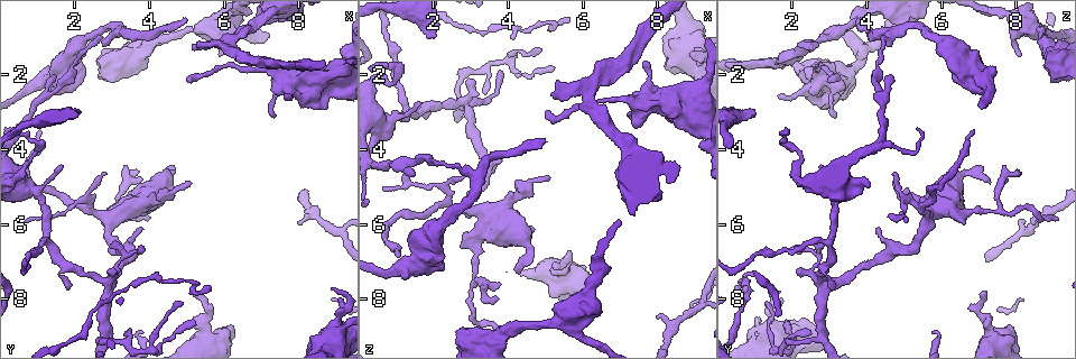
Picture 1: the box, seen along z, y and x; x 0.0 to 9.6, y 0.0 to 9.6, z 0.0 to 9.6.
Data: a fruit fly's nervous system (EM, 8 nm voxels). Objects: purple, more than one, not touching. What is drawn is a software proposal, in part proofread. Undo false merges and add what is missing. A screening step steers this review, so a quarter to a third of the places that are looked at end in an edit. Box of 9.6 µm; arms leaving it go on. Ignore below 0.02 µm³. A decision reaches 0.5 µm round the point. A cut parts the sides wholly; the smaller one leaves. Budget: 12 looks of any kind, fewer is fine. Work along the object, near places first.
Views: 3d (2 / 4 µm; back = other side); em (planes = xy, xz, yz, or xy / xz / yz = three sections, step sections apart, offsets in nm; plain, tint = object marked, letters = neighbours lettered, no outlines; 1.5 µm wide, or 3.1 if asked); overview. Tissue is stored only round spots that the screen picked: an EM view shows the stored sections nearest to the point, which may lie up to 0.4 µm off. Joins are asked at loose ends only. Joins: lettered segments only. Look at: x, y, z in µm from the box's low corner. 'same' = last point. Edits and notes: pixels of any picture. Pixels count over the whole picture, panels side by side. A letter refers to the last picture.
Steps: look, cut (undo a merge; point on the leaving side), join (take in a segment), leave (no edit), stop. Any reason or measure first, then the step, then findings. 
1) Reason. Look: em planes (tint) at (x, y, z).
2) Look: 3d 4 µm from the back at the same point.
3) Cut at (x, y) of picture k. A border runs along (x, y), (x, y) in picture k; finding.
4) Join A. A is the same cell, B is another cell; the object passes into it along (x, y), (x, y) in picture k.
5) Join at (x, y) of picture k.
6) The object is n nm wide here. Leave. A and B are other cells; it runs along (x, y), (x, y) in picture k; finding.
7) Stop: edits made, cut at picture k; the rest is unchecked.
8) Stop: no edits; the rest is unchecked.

Sharp bend. Look: em planes (letters) at (3.10, 0.90, 4.75).

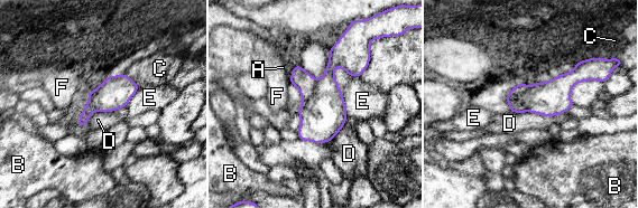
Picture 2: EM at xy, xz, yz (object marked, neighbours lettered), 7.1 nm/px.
The object is 220 nm wide here. Cut at (549, 98) of picture 2. A, B, C, D, E and F are other cells; a second cell is stuck on.

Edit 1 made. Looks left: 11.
Look: overview.

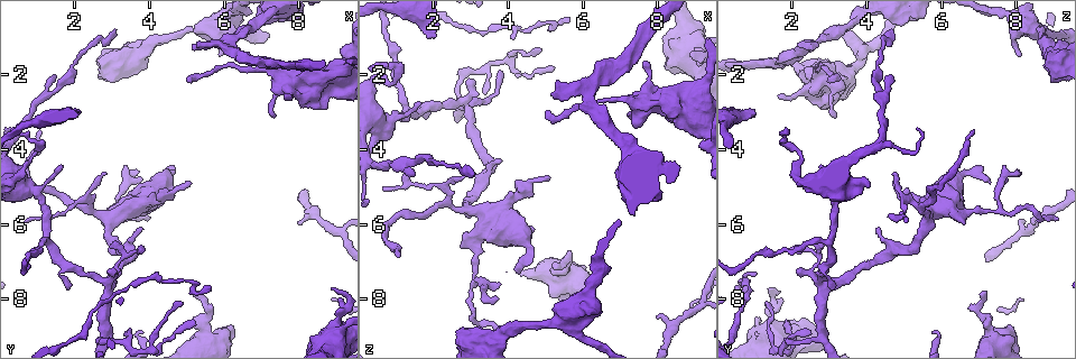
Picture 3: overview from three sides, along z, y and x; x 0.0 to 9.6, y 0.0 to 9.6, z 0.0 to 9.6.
Look: 3d 2 µm at (2.00, 2.95, 1.00).

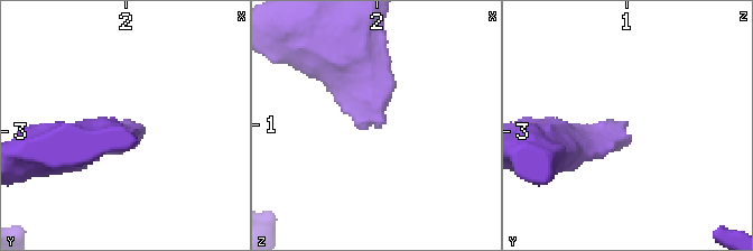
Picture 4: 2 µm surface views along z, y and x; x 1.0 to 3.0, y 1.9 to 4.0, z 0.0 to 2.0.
Look: em planes (letters) at (2.02, 2.88, 0.98).

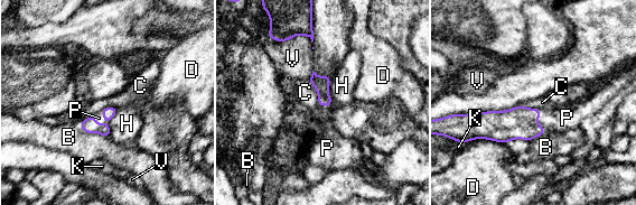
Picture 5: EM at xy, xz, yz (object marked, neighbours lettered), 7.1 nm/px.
The longest contact is with D, 260 nm. Join P. P is the same cell, B, C, D, H, K and V are other cells; it goes on there.

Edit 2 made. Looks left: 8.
Look: overview.

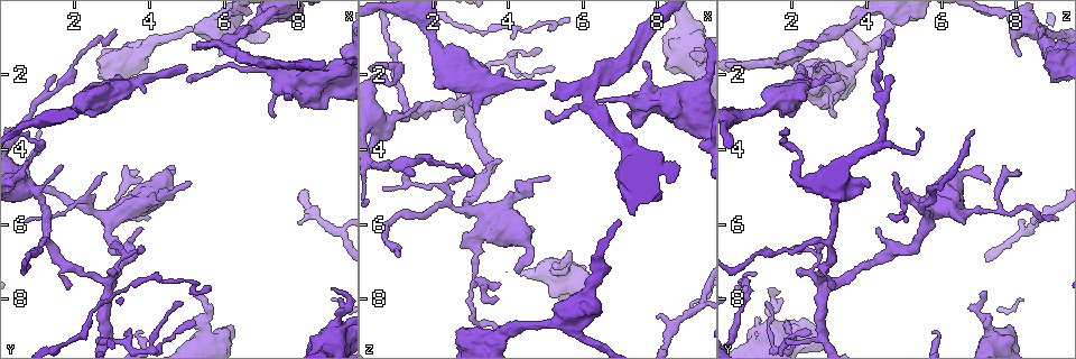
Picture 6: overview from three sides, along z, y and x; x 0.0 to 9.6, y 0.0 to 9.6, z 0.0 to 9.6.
Calibre changes. Look: 3d 4 µm at (7.10, 1.80, 2.60).

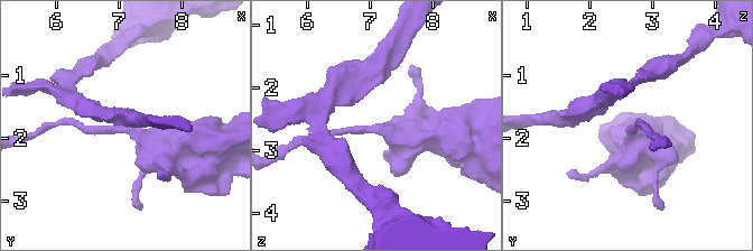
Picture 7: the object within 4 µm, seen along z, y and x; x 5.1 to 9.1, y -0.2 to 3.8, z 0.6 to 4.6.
Look: em planes (plain) at (7.10, 1.85, 2.65).

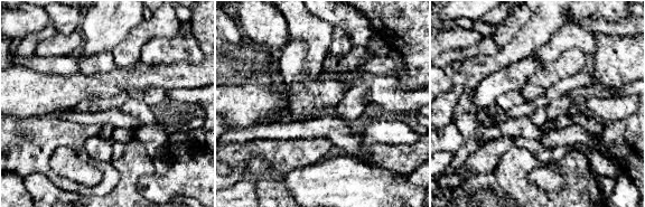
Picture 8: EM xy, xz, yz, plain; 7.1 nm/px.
See the neighbours. Look: em planes (letters) at the same point.

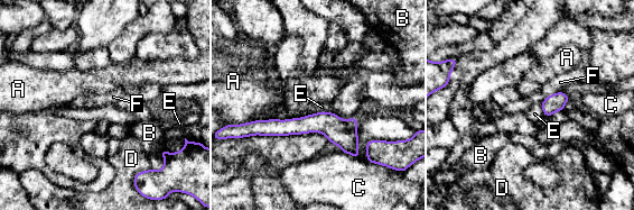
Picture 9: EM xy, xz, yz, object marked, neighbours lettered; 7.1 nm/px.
Leave. A, B, C, D, E and F are other cells; a border runs along (559, 91), (549, 94), (541, 103) in picture 9; continuous, no second cell.

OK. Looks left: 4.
Branch stops here. Look: em xz step 8 (tint) at (5.20, 1.30, 2.55).

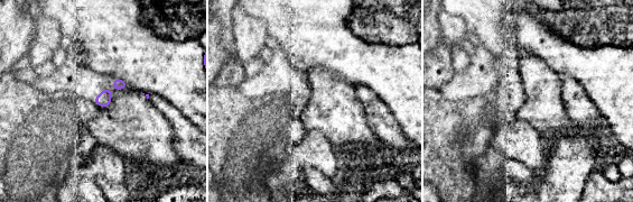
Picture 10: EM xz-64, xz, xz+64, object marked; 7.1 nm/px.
Look: em planes (letters) at the same point.

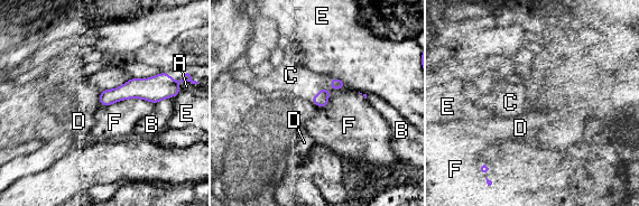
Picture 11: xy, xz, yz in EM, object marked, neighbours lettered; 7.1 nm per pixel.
The object is 100 nm wide here. Join C. C is the same cell, A, B, D, E and F are other cells; the cell continues.

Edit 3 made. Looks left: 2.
An open end. Look: 3d 2 µm from the back at (5.15, 4.95, 4.75).

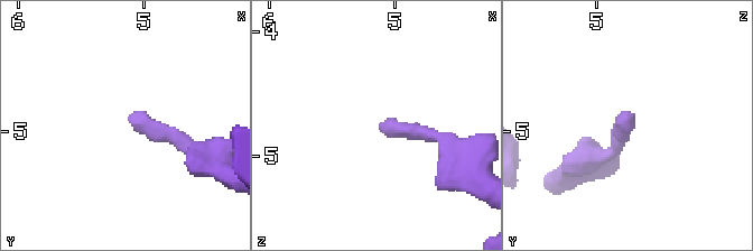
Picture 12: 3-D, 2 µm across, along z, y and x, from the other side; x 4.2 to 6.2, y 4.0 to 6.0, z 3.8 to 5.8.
Need the tissue. Look: em planes (letters) at (5.10, 4.92, 4.72).

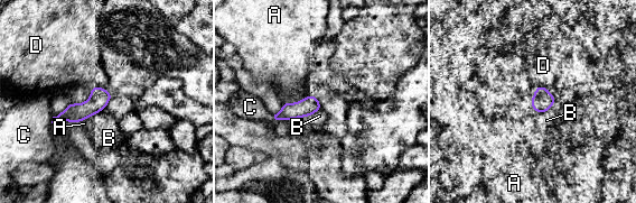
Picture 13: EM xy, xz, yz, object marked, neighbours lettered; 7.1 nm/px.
Leave. A, B, C and D are other cells; a border runs along (553, 104), (540, 113) in picture 13; none of them fits.

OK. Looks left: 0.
Stop: edits made, cut at picture 2, join at picture 5, join at picture 11; the rest is unchecked.

